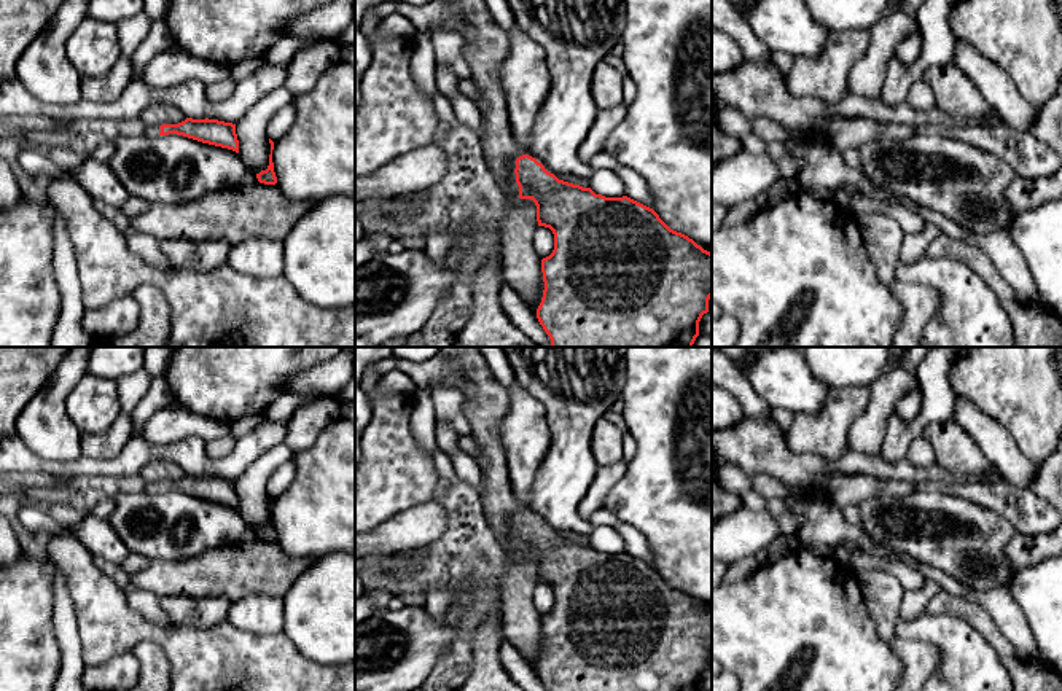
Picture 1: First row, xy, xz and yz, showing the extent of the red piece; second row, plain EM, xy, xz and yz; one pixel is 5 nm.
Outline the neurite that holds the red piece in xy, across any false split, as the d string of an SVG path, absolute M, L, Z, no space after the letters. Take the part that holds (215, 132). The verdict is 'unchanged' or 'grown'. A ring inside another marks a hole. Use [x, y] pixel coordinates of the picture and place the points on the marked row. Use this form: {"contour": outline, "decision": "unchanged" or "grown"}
{"contour": "M186 118L178 124L150 126L145 129L146 137L177 134L202 143L221 146L239 153L236 124L218 119Z", "decision": "grown"}

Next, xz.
{"contour": "M529 154L516 159L514 174L519 197L535 202L538 226L554 234L554 250L541 260L545 290L537 309L551 347L693 347L712 298L710 252L670 229L653 209L627 196L605 197L559 180Z", "decision": "unchanged"}

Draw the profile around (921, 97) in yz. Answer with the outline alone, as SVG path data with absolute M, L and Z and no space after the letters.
M923 80L912 83L912 86L908 92L906 102L914 110L920 110L920 111L927 111L927 110L931 110L933 107L936 107L933 92Z

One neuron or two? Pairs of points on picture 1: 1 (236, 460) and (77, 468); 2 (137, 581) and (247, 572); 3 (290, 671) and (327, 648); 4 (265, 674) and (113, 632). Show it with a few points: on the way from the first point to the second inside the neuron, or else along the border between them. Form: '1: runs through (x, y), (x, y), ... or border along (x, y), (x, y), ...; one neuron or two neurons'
1: runs through (196, 460), (188, 452), (137, 452), (117, 467); one neuron
2: runs through (164, 577), (203, 577), (220, 572); one neuron
3: border along (284, 632), (308, 658), (338, 664); two neurons
4: runs through (226, 667), (209, 667), (179, 642), (152, 632); one neuron

